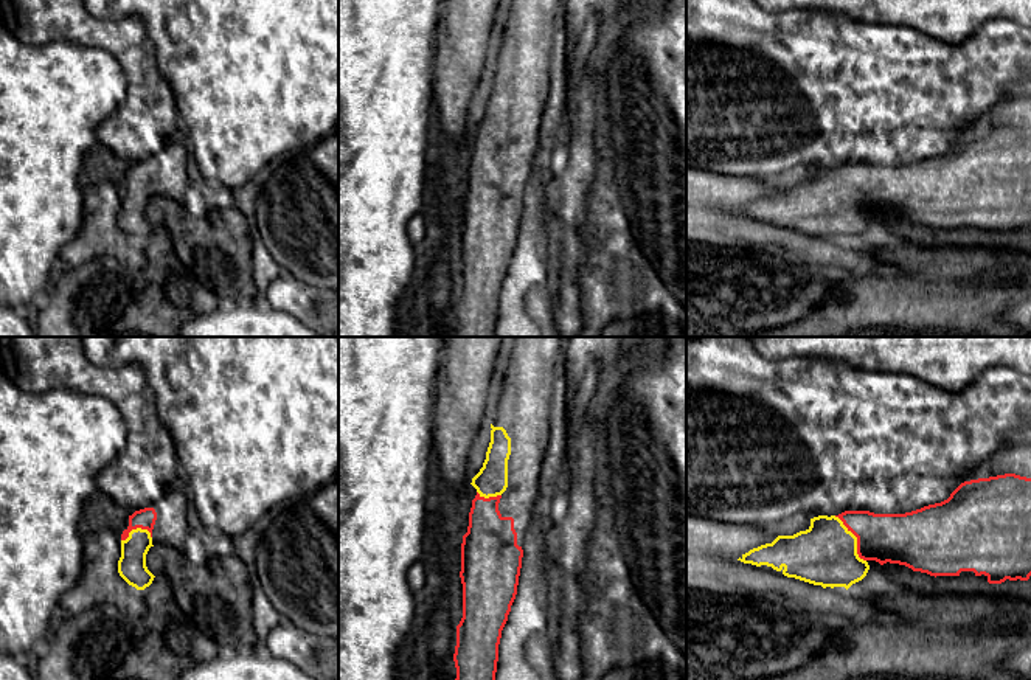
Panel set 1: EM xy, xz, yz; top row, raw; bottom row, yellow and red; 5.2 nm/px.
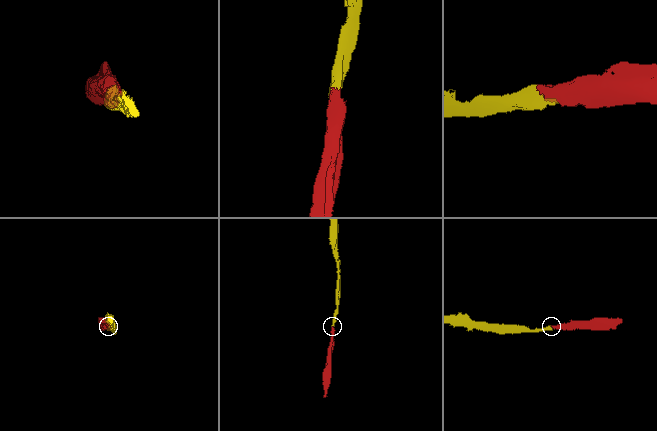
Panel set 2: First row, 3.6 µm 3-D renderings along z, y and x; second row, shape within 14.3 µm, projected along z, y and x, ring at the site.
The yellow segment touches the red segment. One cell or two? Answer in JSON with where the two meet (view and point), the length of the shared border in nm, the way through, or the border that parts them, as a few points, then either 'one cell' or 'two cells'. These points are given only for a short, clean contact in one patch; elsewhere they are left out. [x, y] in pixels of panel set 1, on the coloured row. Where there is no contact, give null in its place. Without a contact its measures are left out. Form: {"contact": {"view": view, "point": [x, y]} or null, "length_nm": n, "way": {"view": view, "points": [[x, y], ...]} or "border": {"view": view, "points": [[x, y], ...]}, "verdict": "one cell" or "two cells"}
{"contact": {"view": "yz", "point": [856, 539]}, "length_nm": 280, "way": {"view": "yz", "points": [[825, 555], [847, 541], [856, 539], [904, 539]]}, "verdict": "one cell"}

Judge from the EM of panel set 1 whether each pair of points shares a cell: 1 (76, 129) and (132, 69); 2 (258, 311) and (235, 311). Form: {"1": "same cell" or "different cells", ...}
{"1": "different cells", "2": "same cell"}

